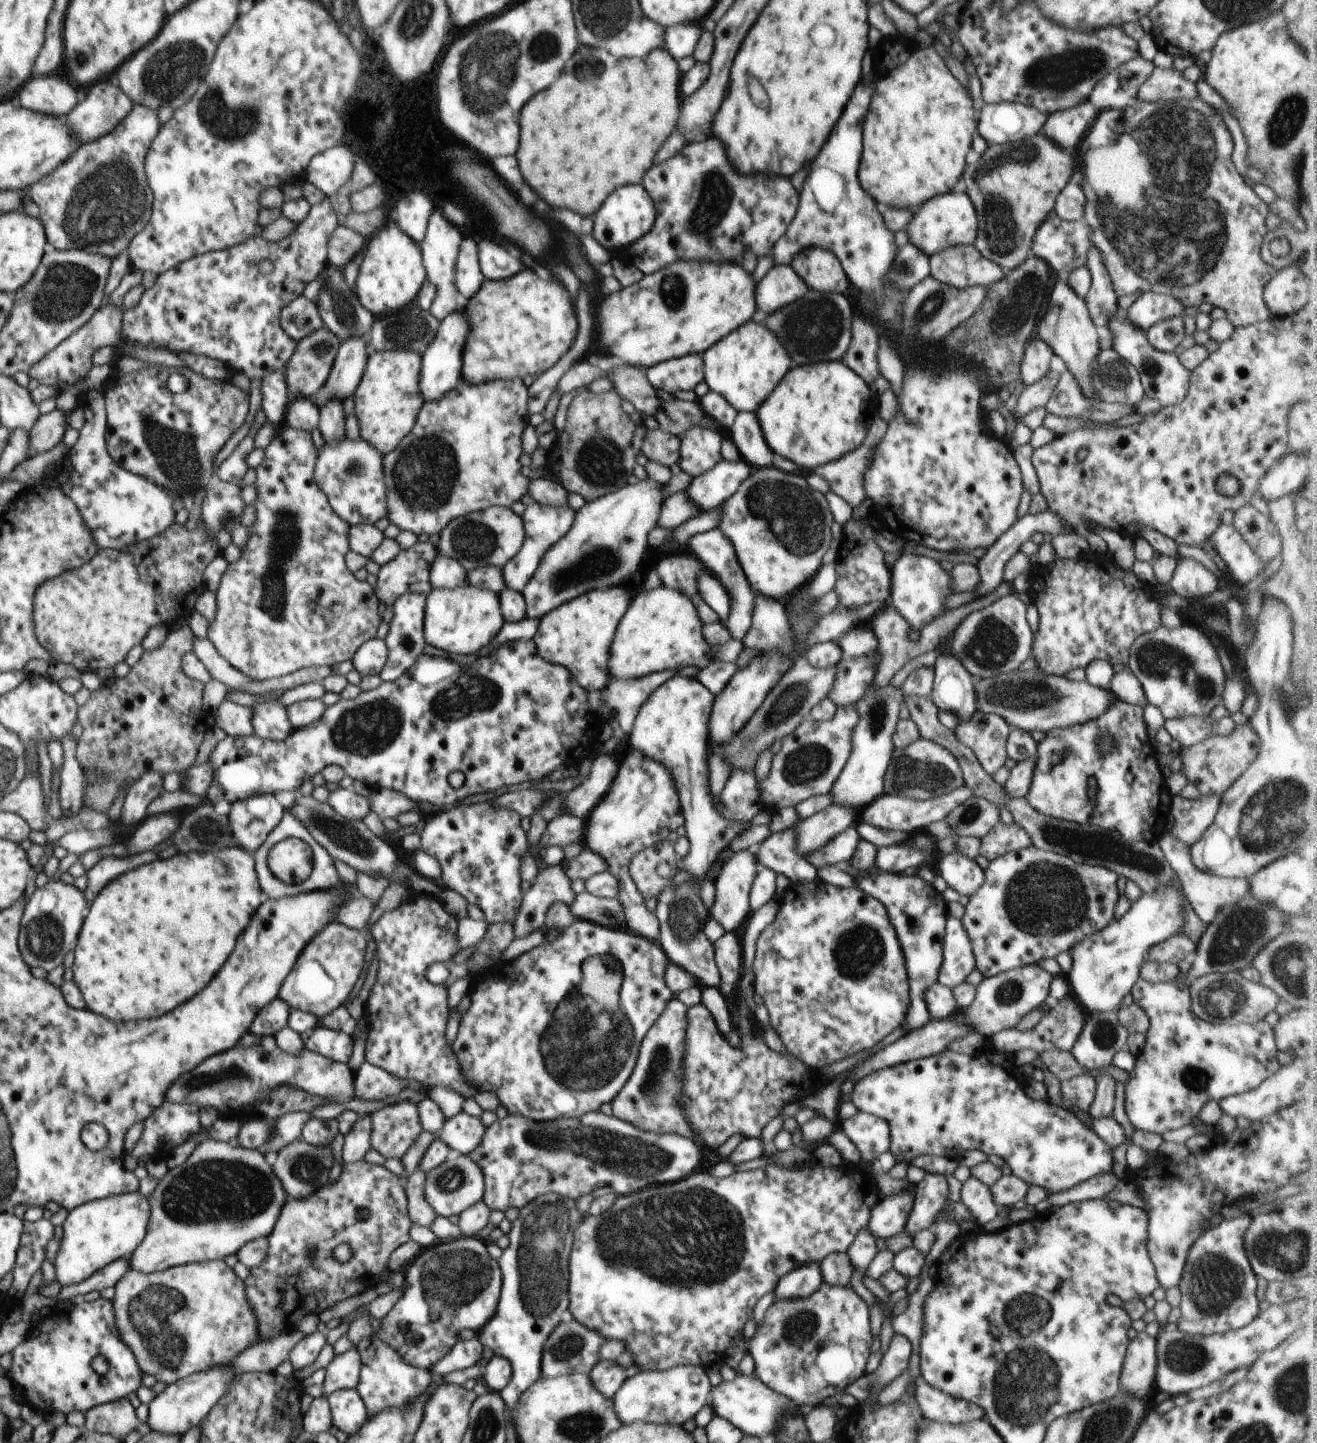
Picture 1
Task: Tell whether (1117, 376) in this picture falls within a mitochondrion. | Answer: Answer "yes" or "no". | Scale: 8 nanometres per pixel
yes

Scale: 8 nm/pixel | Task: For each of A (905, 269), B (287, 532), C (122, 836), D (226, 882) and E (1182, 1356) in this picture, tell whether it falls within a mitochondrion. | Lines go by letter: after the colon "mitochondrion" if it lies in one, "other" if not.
A: mitochondrion
B: mitochondrion
C: other
D: other
E: mitochondrion

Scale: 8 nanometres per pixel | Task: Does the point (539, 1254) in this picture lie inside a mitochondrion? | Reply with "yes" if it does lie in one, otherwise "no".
yes

